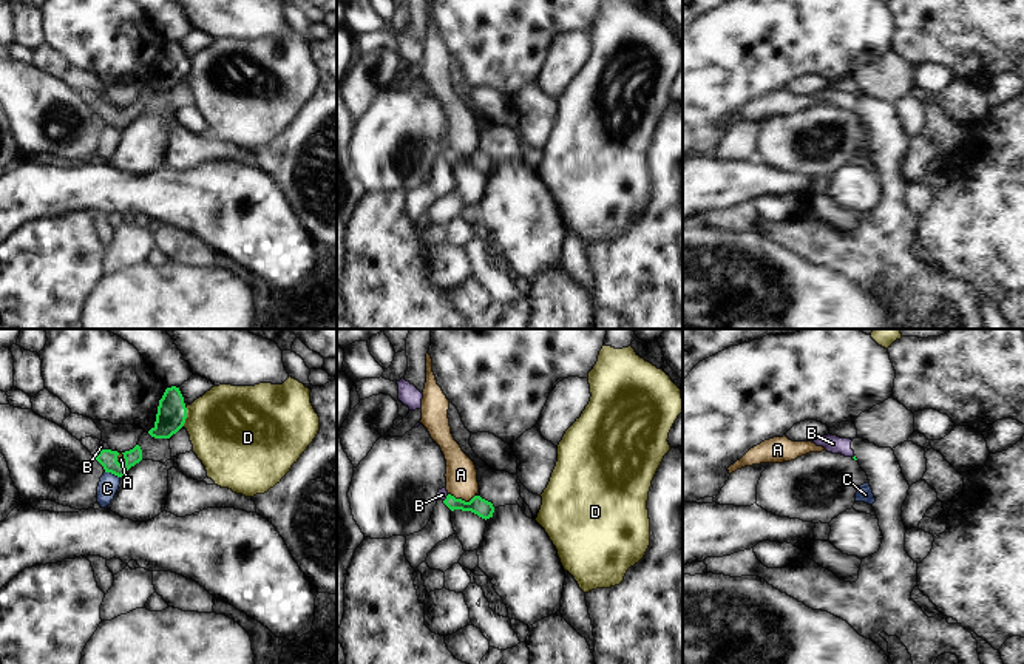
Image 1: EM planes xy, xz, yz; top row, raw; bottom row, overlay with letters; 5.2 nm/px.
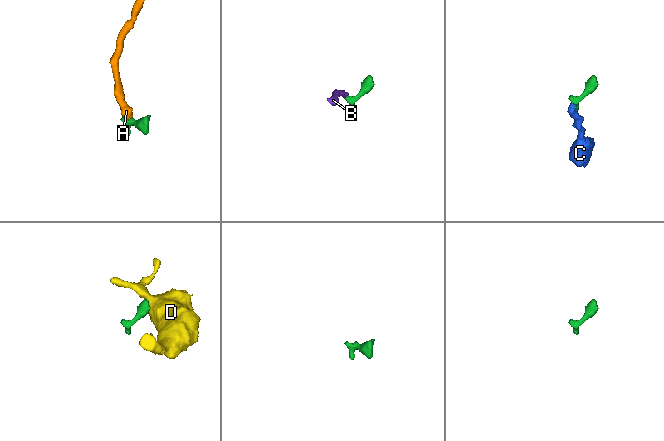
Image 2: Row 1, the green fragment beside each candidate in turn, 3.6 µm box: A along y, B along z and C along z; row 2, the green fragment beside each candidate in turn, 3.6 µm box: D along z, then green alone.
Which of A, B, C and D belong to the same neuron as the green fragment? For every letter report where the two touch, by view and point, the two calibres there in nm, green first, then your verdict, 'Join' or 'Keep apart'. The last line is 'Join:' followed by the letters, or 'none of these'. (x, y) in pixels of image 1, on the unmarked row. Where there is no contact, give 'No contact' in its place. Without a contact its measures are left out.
A: Touches green at xz (461, 153). Thickness 90 nm (green) against 160 nm. Keep apart
B: Touches green at xz (447, 152). Thickness 90 nm (green) against 50 nm. Join
C: Touches green at xy (113, 127). Thickness 100 nm (green) against 110 nm. Keep apart
D: Touches green at xy (186, 70). Thickness 160 nm (green) against 440 nm. Keep apart
Join: B

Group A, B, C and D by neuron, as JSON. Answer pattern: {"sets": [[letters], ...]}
{"sets": [["A", "C"], ["B"], ["D"]]}

